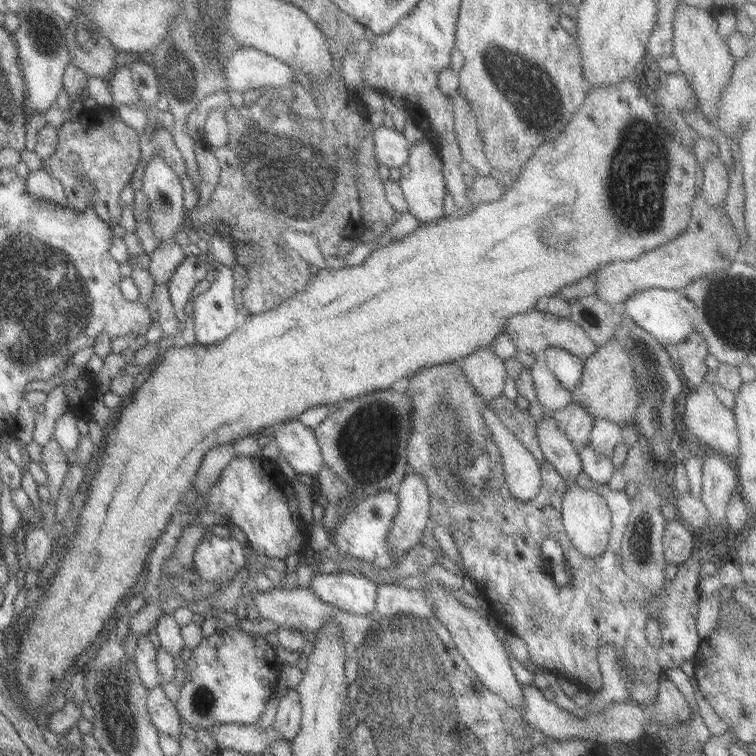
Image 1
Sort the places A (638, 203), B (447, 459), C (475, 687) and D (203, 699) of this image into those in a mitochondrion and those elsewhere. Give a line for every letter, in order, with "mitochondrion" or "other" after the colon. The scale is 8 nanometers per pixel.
A: mitochondrion
B: mitochondrion
C: other
D: mitochondrion

